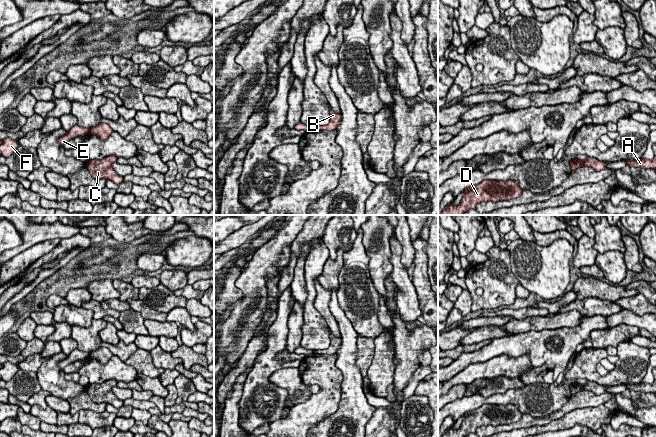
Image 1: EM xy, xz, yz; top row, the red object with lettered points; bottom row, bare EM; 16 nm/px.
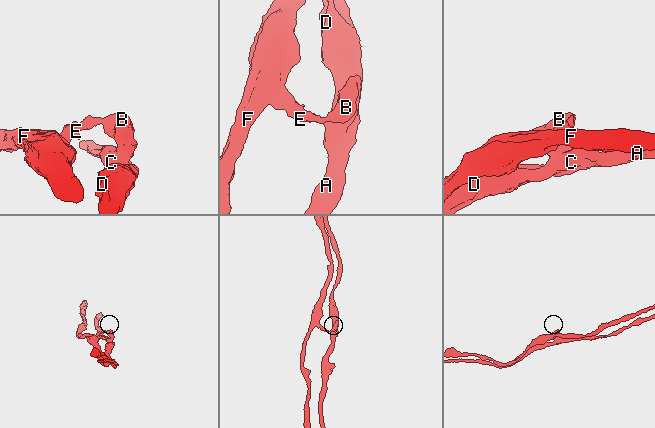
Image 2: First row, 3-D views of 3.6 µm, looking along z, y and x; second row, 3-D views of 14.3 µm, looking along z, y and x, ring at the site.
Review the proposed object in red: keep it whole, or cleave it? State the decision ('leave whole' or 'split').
split

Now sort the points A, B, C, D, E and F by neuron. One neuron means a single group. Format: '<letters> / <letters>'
A B C D / E F

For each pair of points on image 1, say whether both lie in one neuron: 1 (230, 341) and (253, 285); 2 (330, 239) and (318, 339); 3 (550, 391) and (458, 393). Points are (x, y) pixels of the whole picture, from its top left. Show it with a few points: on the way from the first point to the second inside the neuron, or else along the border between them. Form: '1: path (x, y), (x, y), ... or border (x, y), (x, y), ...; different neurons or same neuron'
1: path (237, 327), (253, 299); same neuron
2: border (322, 238), (329, 256); different neurons
3: border (463, 396), (448, 403); different neurons

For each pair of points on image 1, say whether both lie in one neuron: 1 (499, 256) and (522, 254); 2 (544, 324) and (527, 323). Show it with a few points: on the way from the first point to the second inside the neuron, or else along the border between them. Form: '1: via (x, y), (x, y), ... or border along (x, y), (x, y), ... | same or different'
1: border along (506, 249), (509, 253), (510, 270), (516, 278) | different
2: via (540, 324), (531, 325) | same

